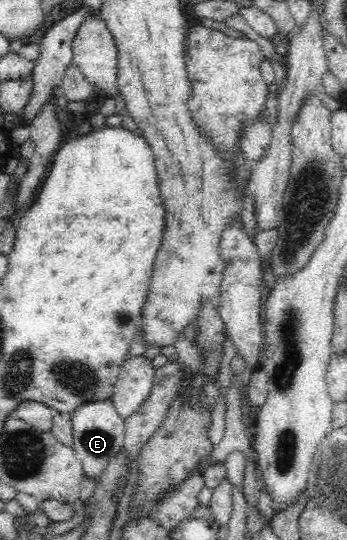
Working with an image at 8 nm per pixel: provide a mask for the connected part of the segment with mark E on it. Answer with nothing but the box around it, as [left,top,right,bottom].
[68,399,125,480]

